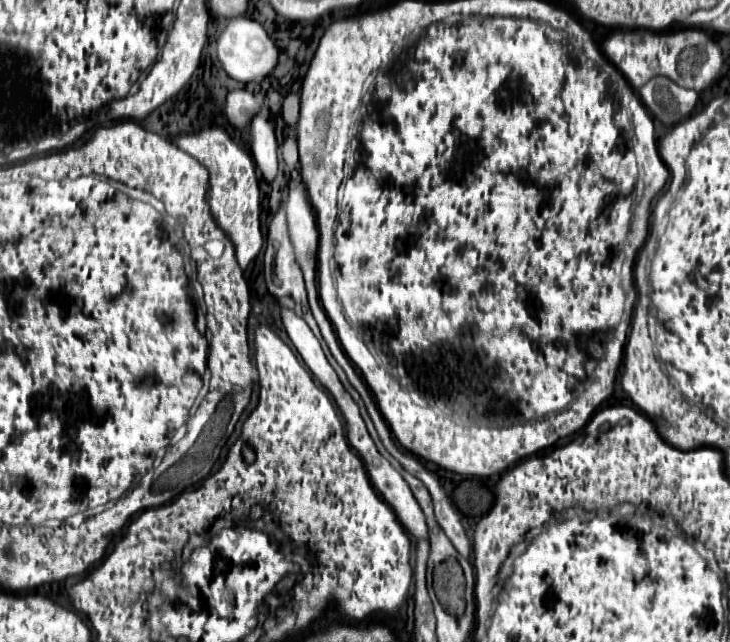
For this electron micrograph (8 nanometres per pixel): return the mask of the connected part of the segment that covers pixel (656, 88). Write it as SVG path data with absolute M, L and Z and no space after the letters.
M653 77L639 87L643 105L665 125L675 125L689 117L697 103L697 93L679 87L669 77Z

